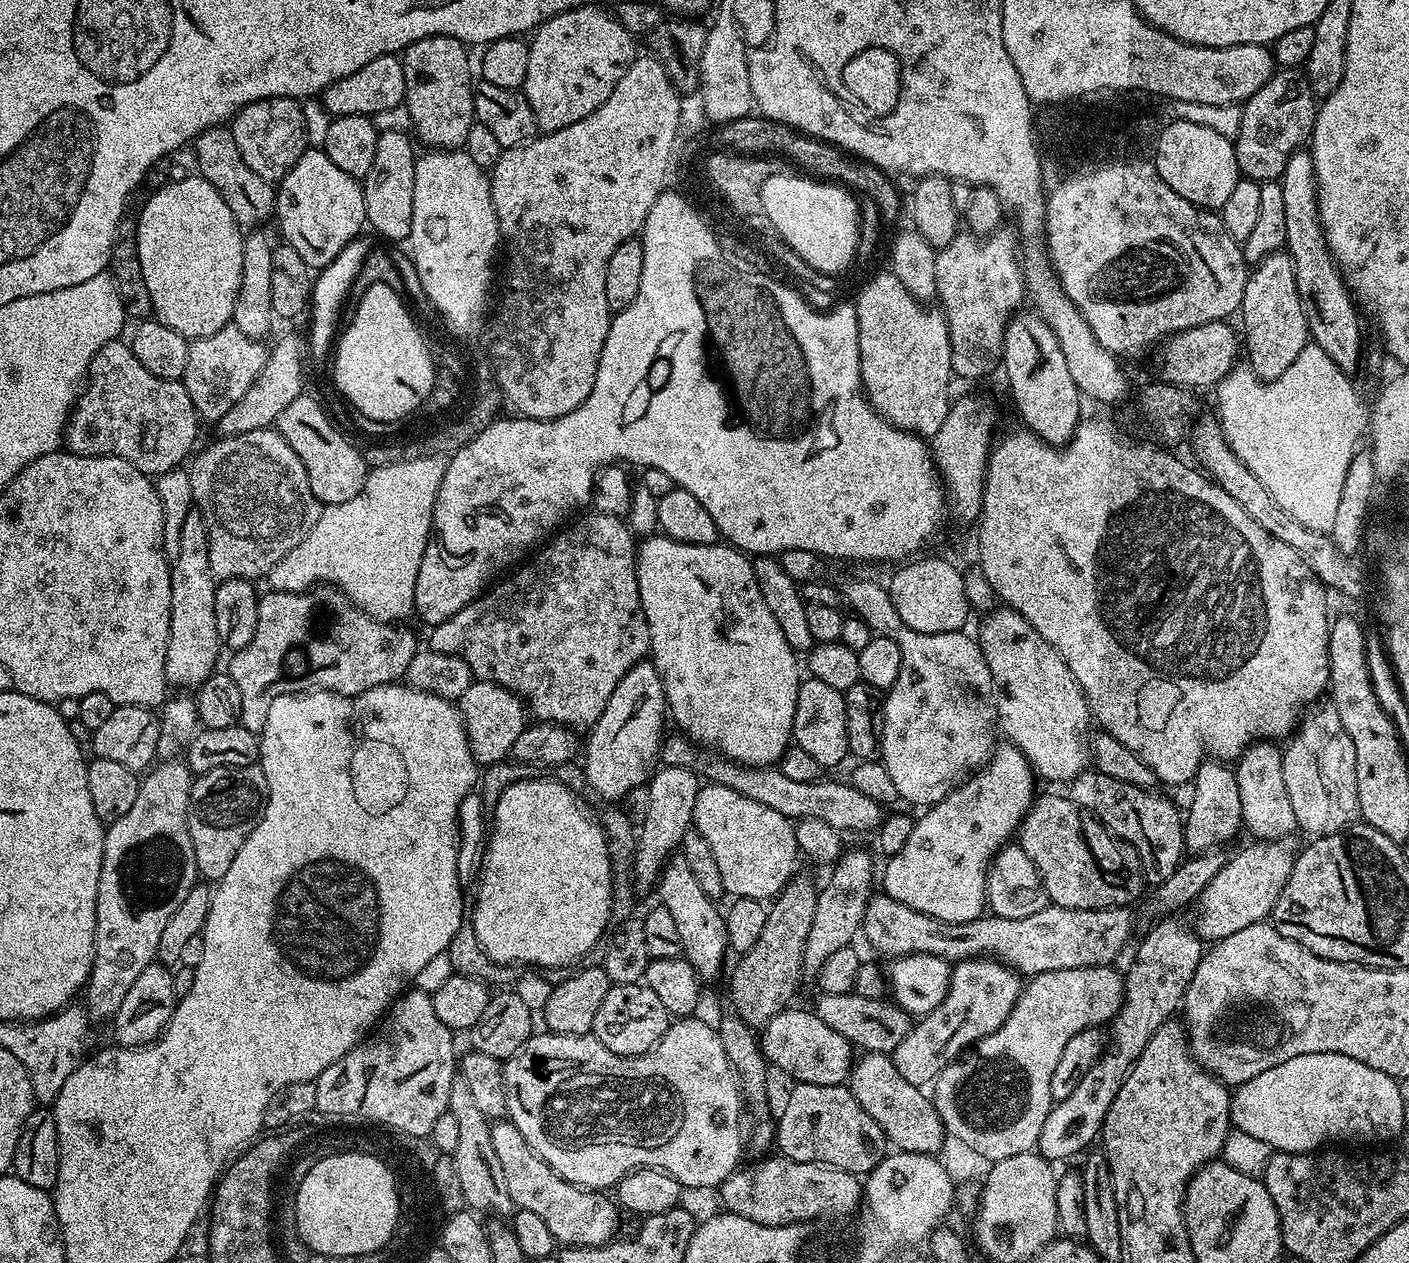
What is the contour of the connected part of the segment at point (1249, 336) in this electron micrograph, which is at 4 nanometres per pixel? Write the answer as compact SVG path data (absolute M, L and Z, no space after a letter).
M1281 250L1270 254L1249 271L1244 297L1240 303L1239 319L1244 319L1242 344L1246 349L1247 363L1260 380L1278 378L1308 343L1308 323L1298 298L1298 282L1294 278L1292 257Z

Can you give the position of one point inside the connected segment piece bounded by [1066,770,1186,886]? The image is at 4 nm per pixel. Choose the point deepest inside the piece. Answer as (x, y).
(1149, 823)

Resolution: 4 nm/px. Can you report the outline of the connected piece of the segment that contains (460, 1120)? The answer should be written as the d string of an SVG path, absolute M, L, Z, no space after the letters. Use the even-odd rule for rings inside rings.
M456 1075L450 1086L447 1112L454 1114L458 1125L458 1150L450 1155L454 1170L458 1170L458 1183L462 1186L465 1205L476 1214L493 1212L496 1215L493 1217L507 1217L513 1211L514 1205L510 1190L506 1190L506 1178L502 1174L502 1165L498 1163L498 1154L494 1151L490 1120L482 1114L482 1110L478 1110L466 1078L460 1075Z

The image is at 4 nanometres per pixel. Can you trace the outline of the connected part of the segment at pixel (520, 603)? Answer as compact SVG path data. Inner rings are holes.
M593 511L591 515L582 517L573 528L565 527L563 530L557 531L543 545L545 548L529 564L522 565L523 563L521 563L515 569L517 572L513 576L505 575L503 577L505 580L501 584L493 583L487 591L477 596L475 600L462 606L462 610L453 612L450 618L446 618L441 624L433 624L430 628L432 631L431 651L462 658L462 662L466 662L466 666L470 666L473 677L477 681L485 684L497 684L510 690L524 701L527 711L531 715L533 712L536 715L533 717L537 721L563 724L565 728L573 730L591 729L596 719L602 714L602 710L606 710L606 702L610 702L610 694L614 694L614 686L618 686L618 682L622 682L624 675L635 664L641 663L649 655L652 647L646 614L642 610L642 598L638 594L638 578L636 577L636 549L638 544L634 539L634 533L621 517L597 511Z

